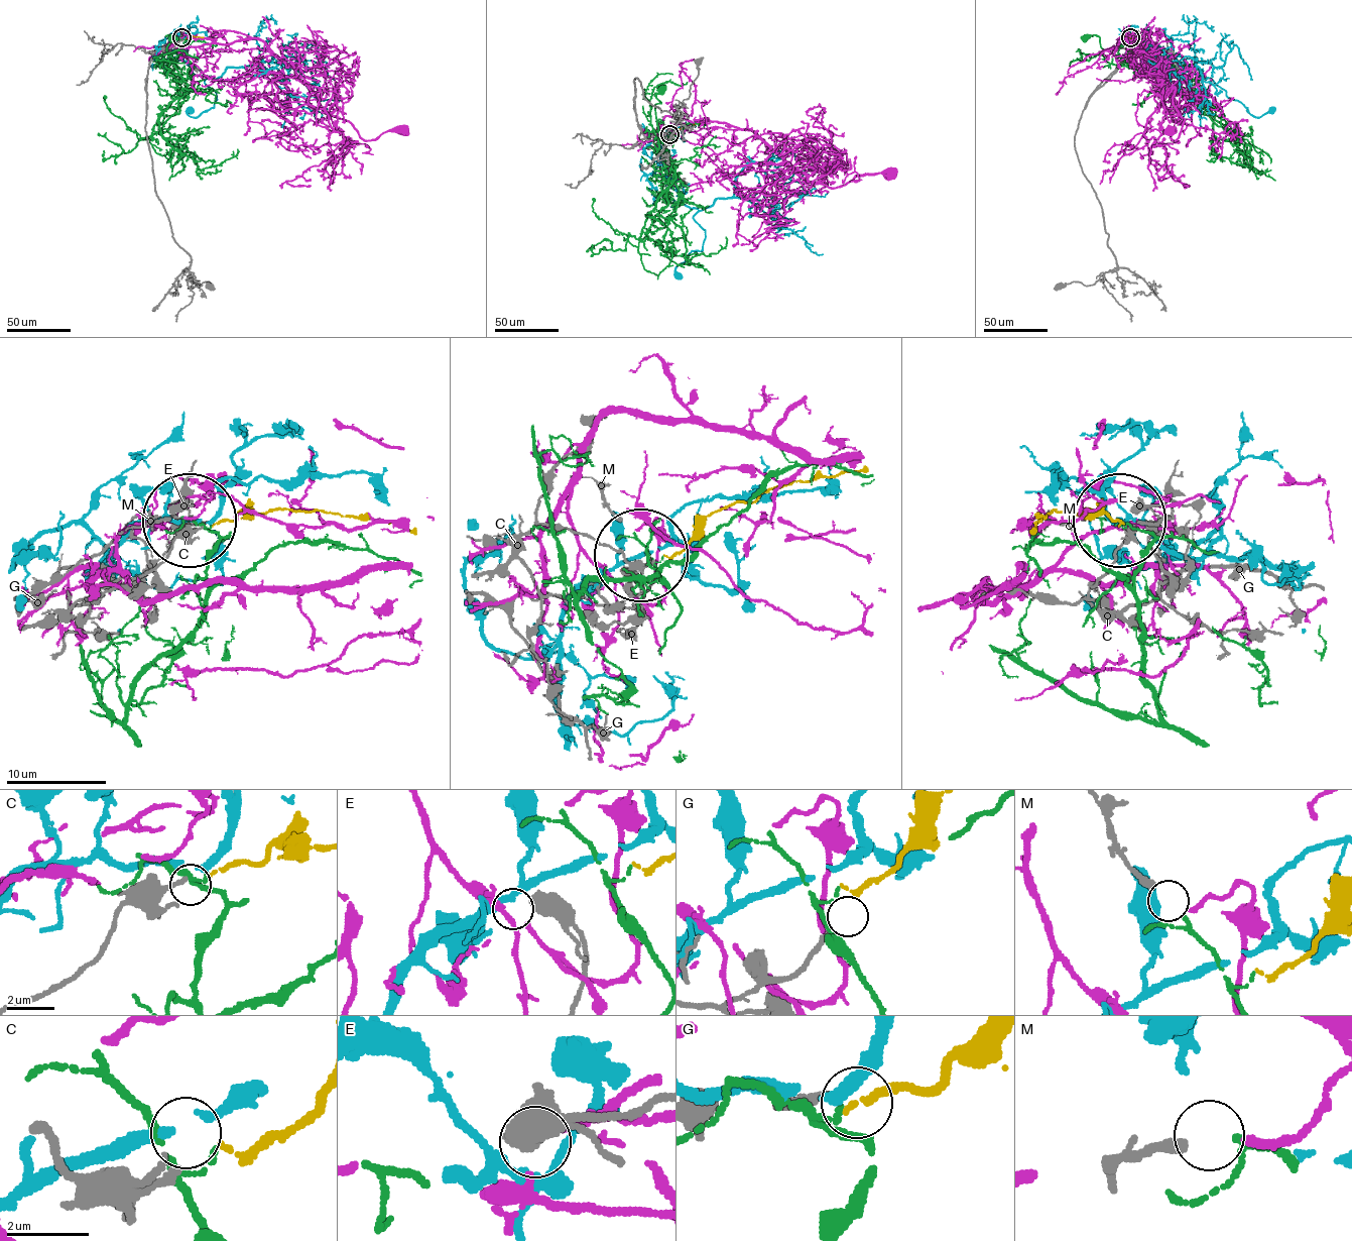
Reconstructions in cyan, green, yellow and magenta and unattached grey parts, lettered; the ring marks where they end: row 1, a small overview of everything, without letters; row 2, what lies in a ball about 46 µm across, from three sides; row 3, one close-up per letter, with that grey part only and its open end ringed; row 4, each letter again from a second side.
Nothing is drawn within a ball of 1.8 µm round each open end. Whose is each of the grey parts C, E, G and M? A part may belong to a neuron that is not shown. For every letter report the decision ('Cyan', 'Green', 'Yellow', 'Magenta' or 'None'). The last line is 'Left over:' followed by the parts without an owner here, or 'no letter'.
C: None
E: None
G: Yellow
M: Green
Left over: C, E

